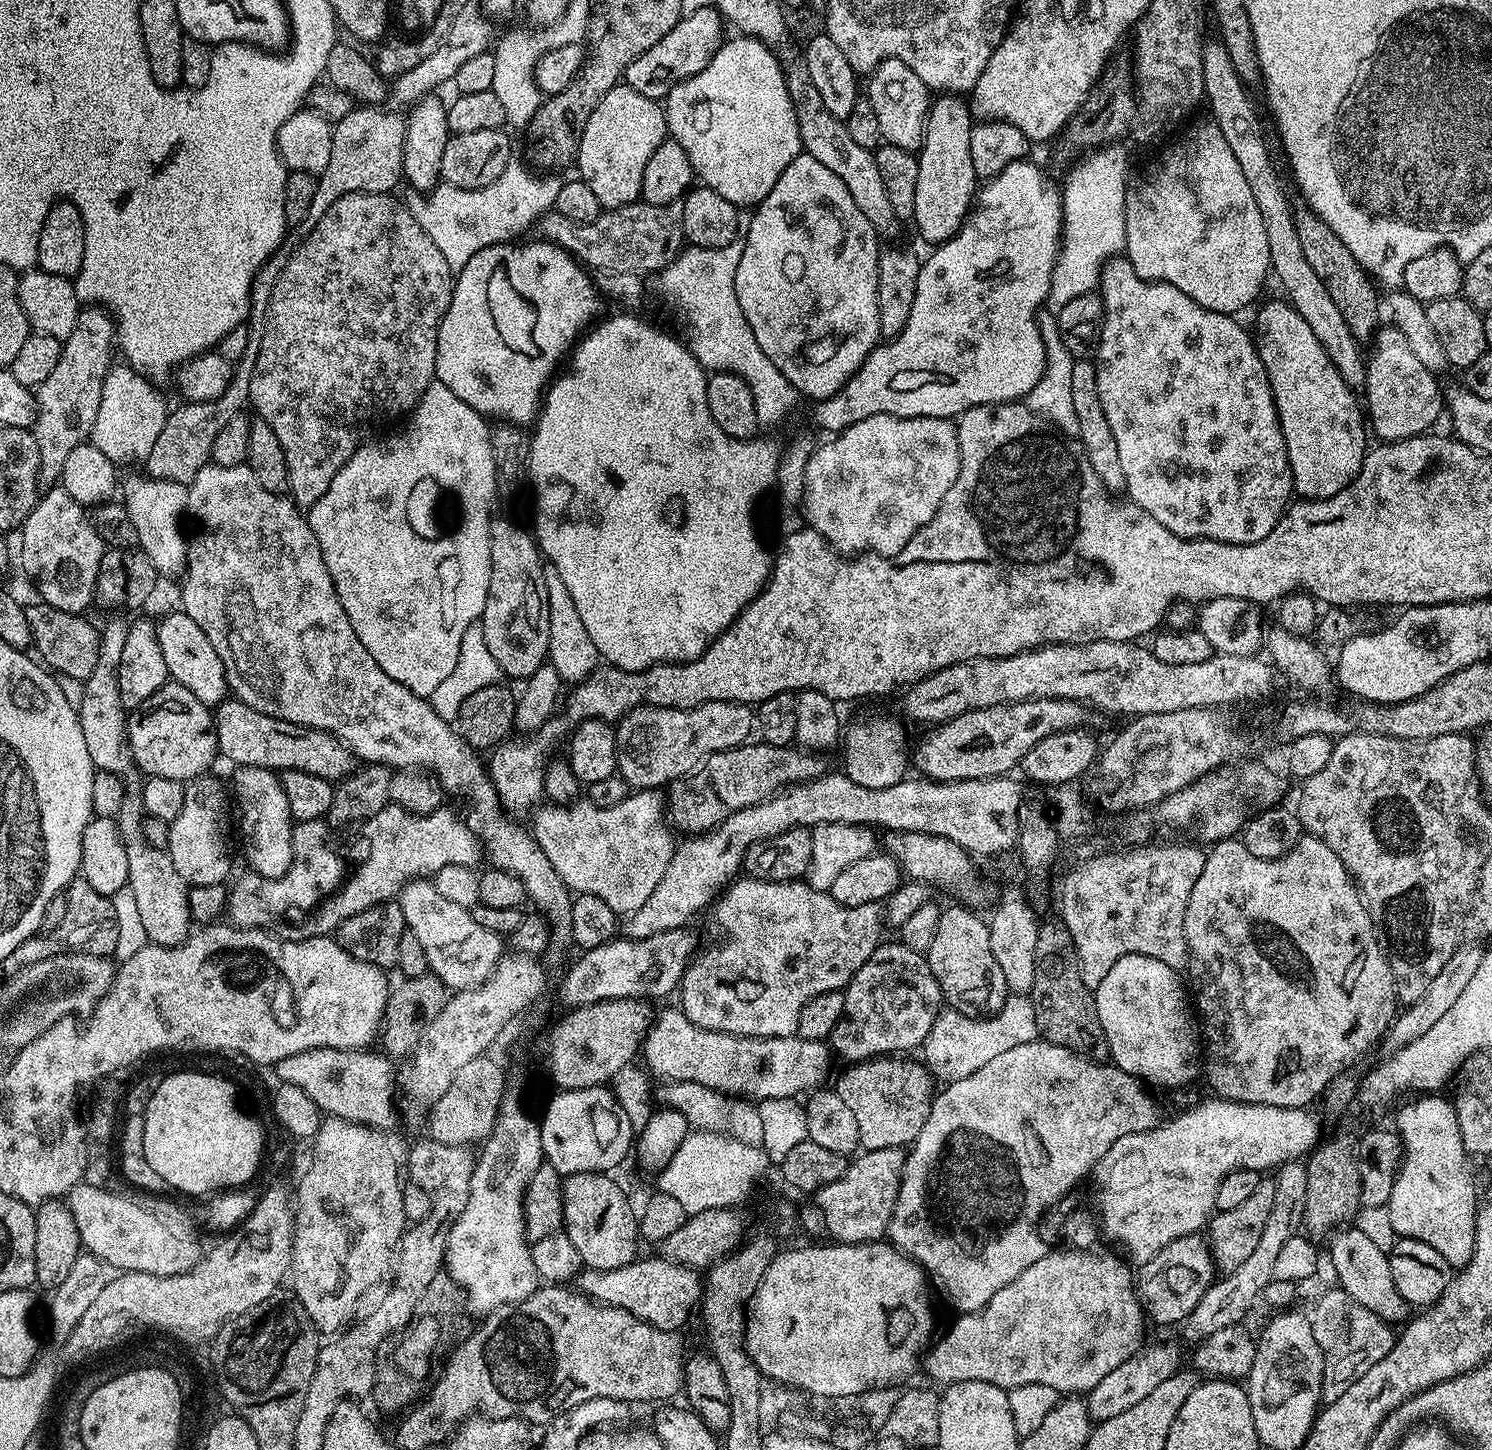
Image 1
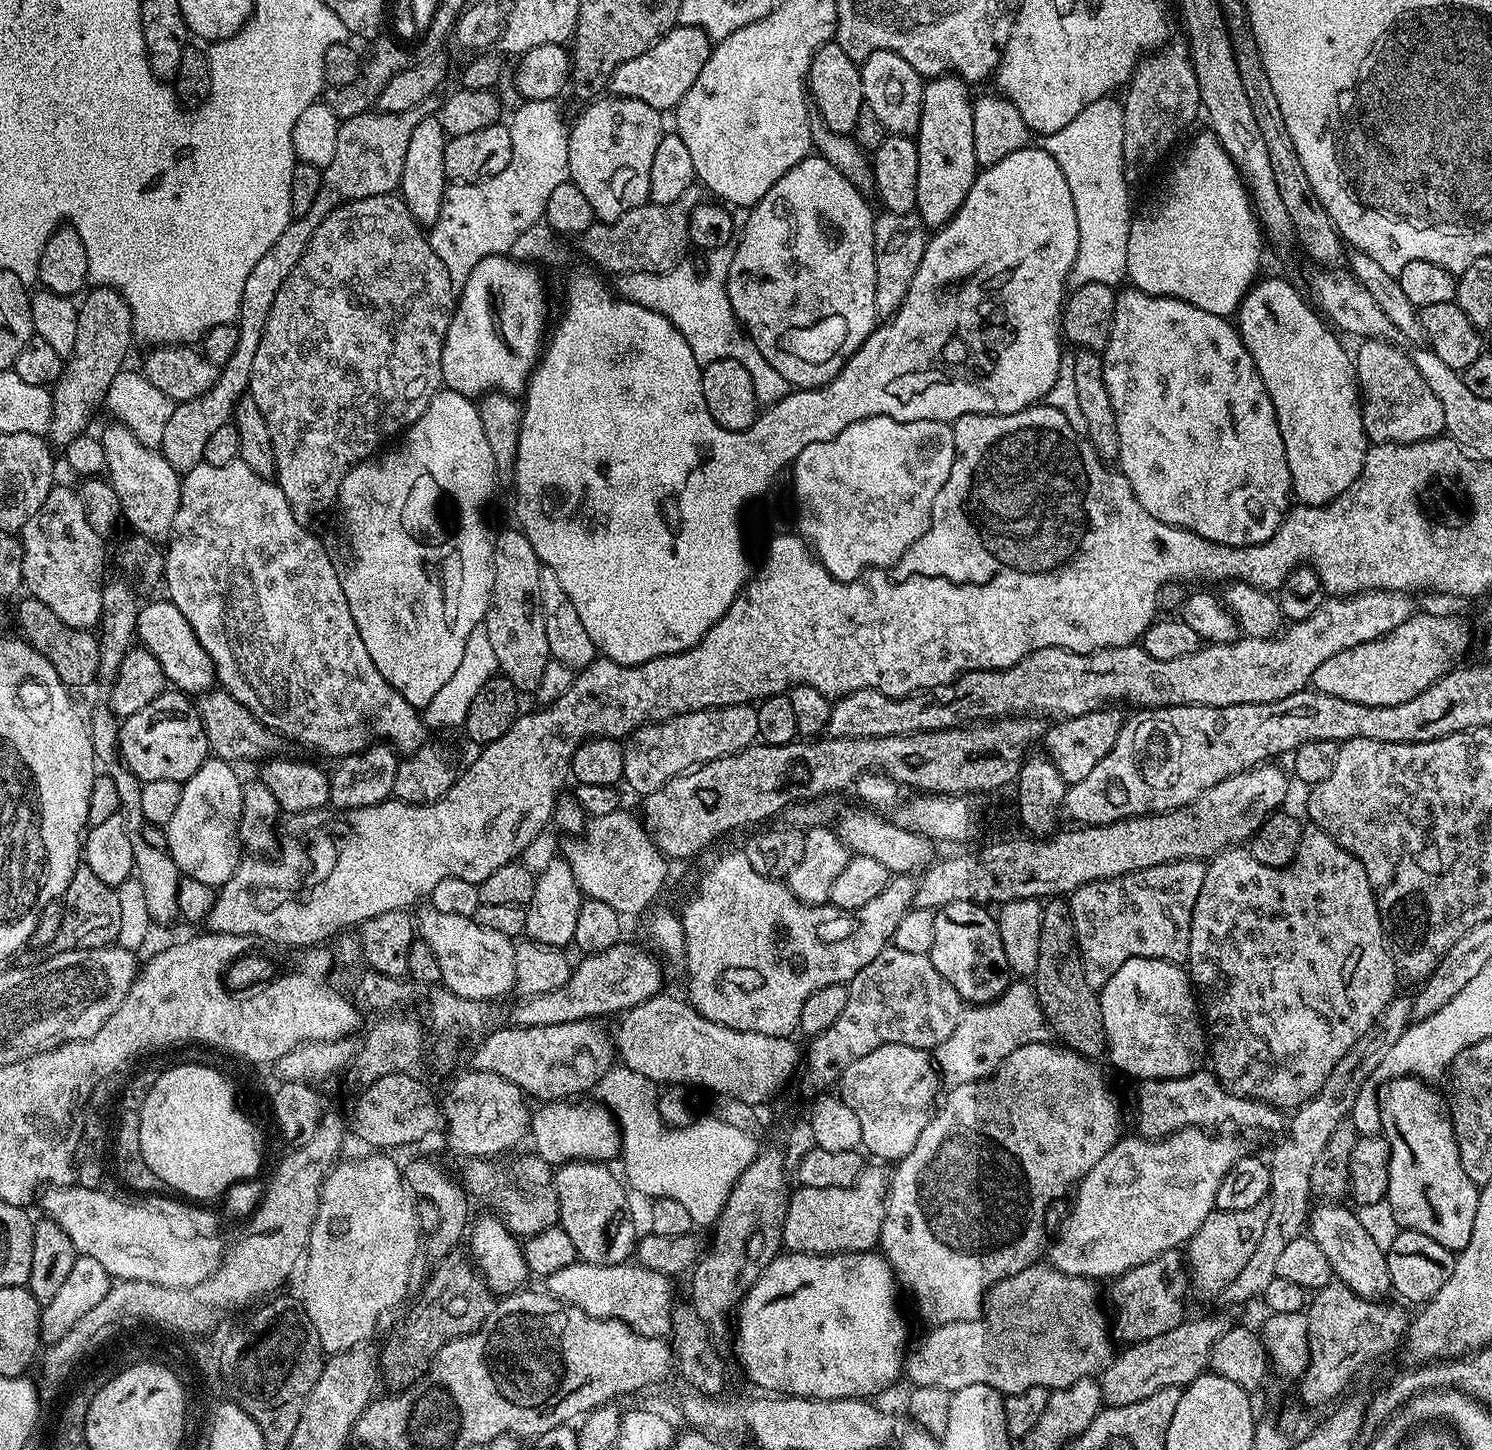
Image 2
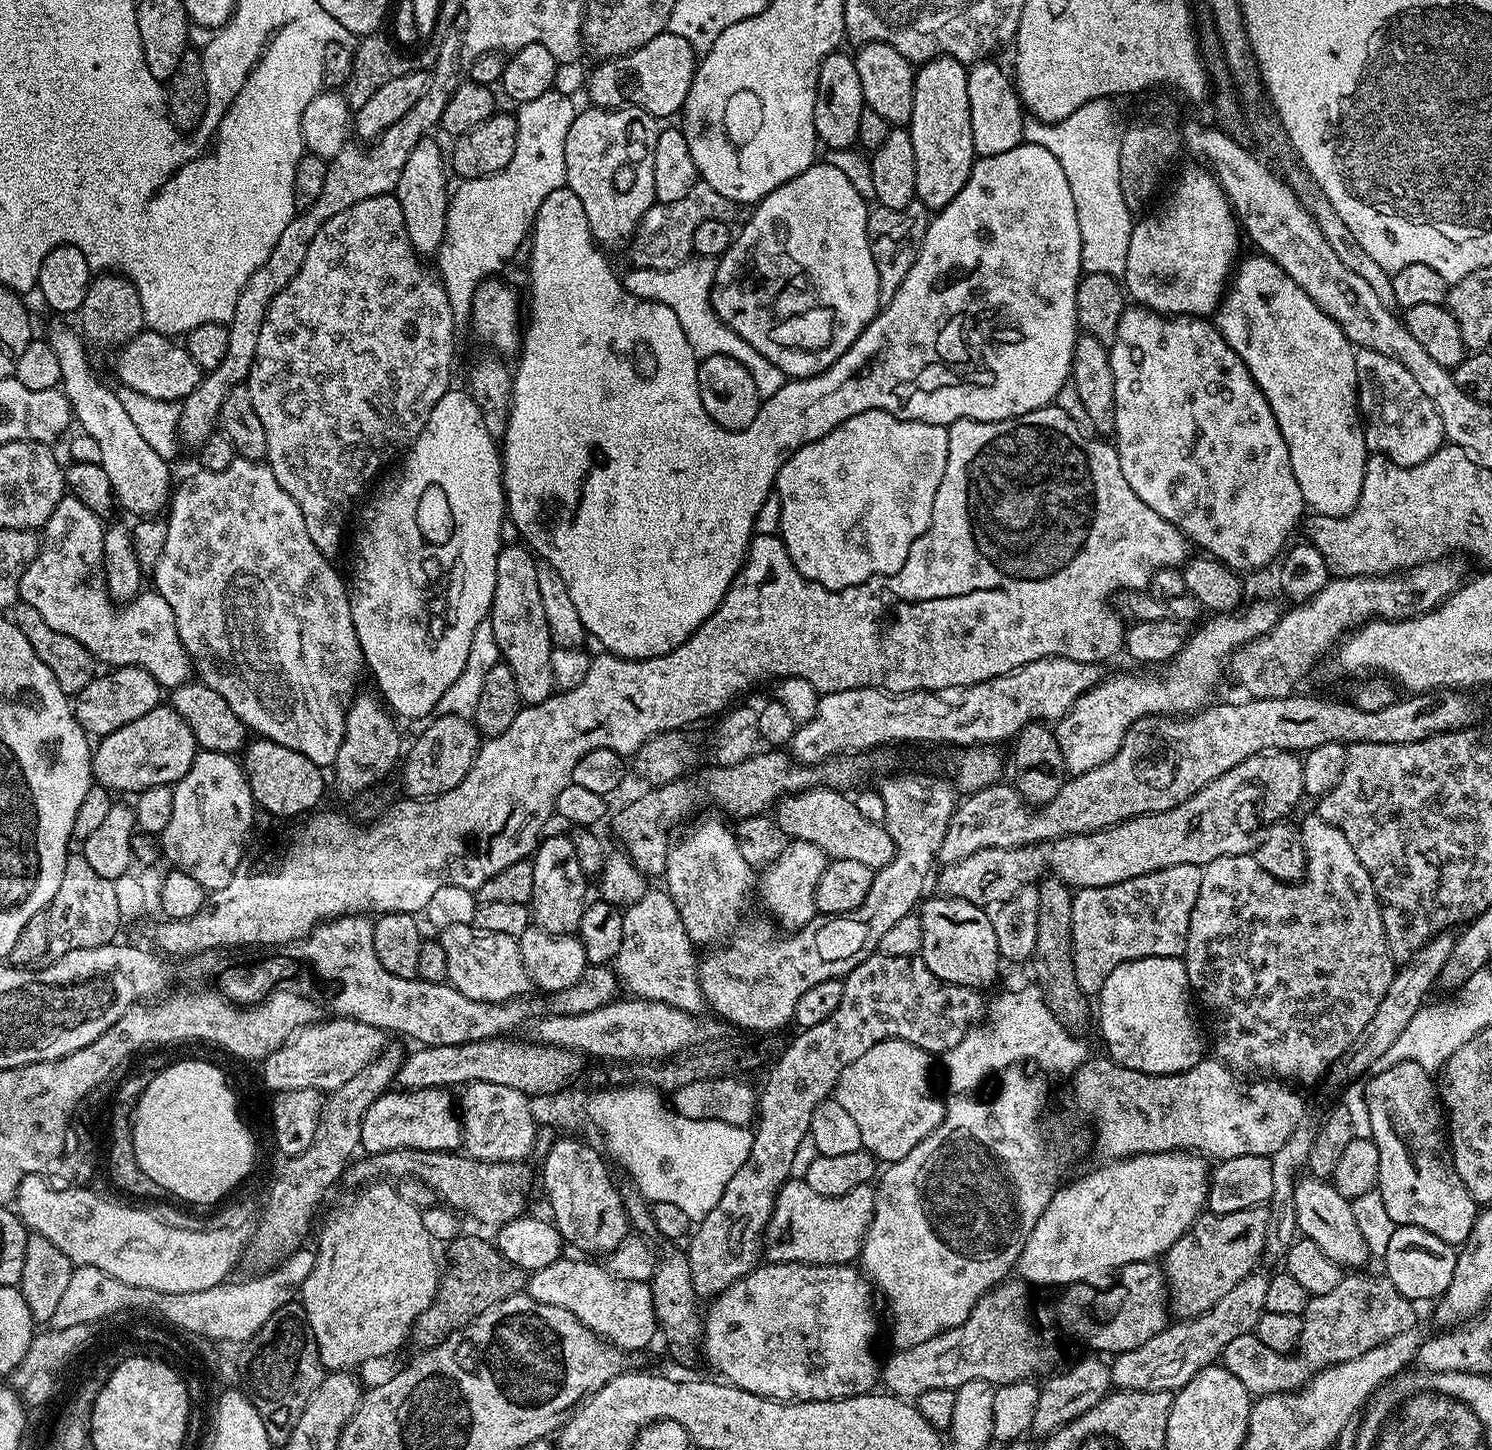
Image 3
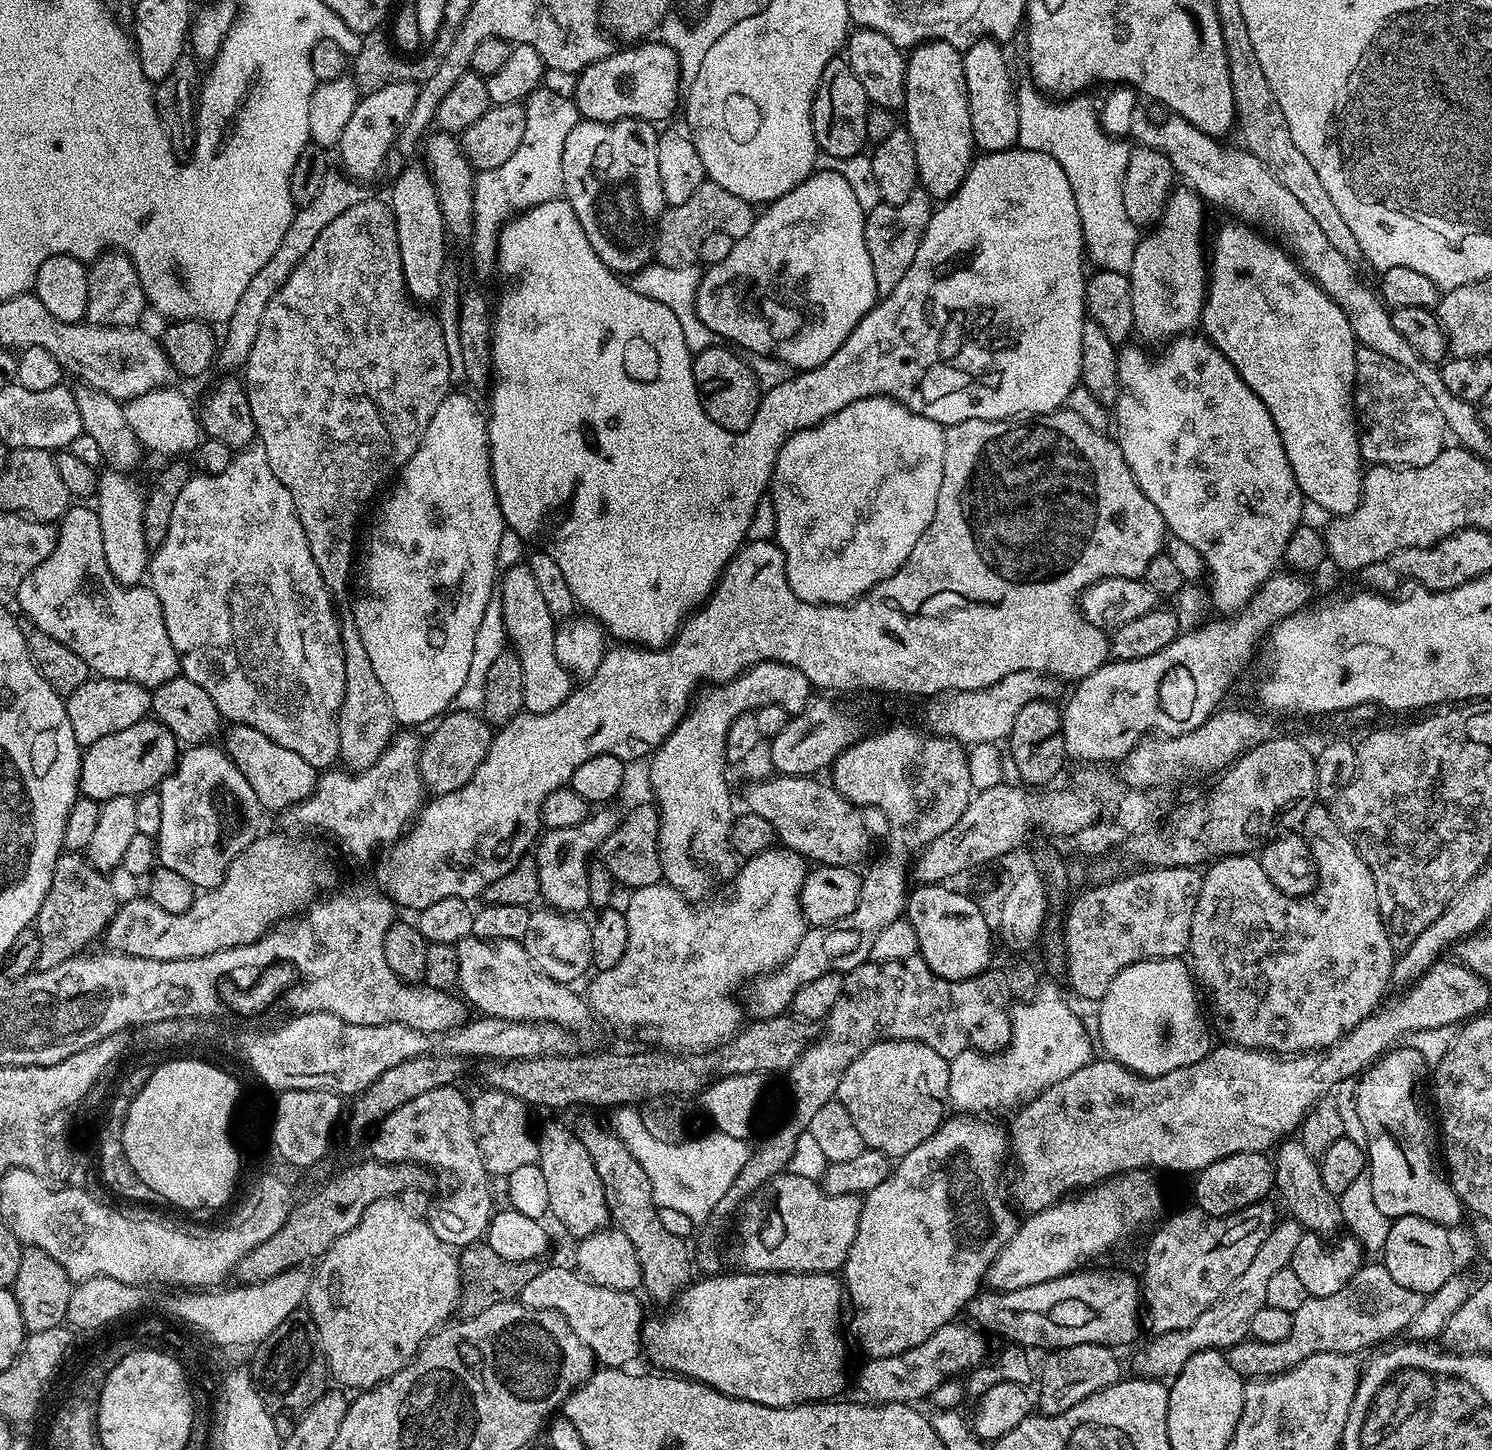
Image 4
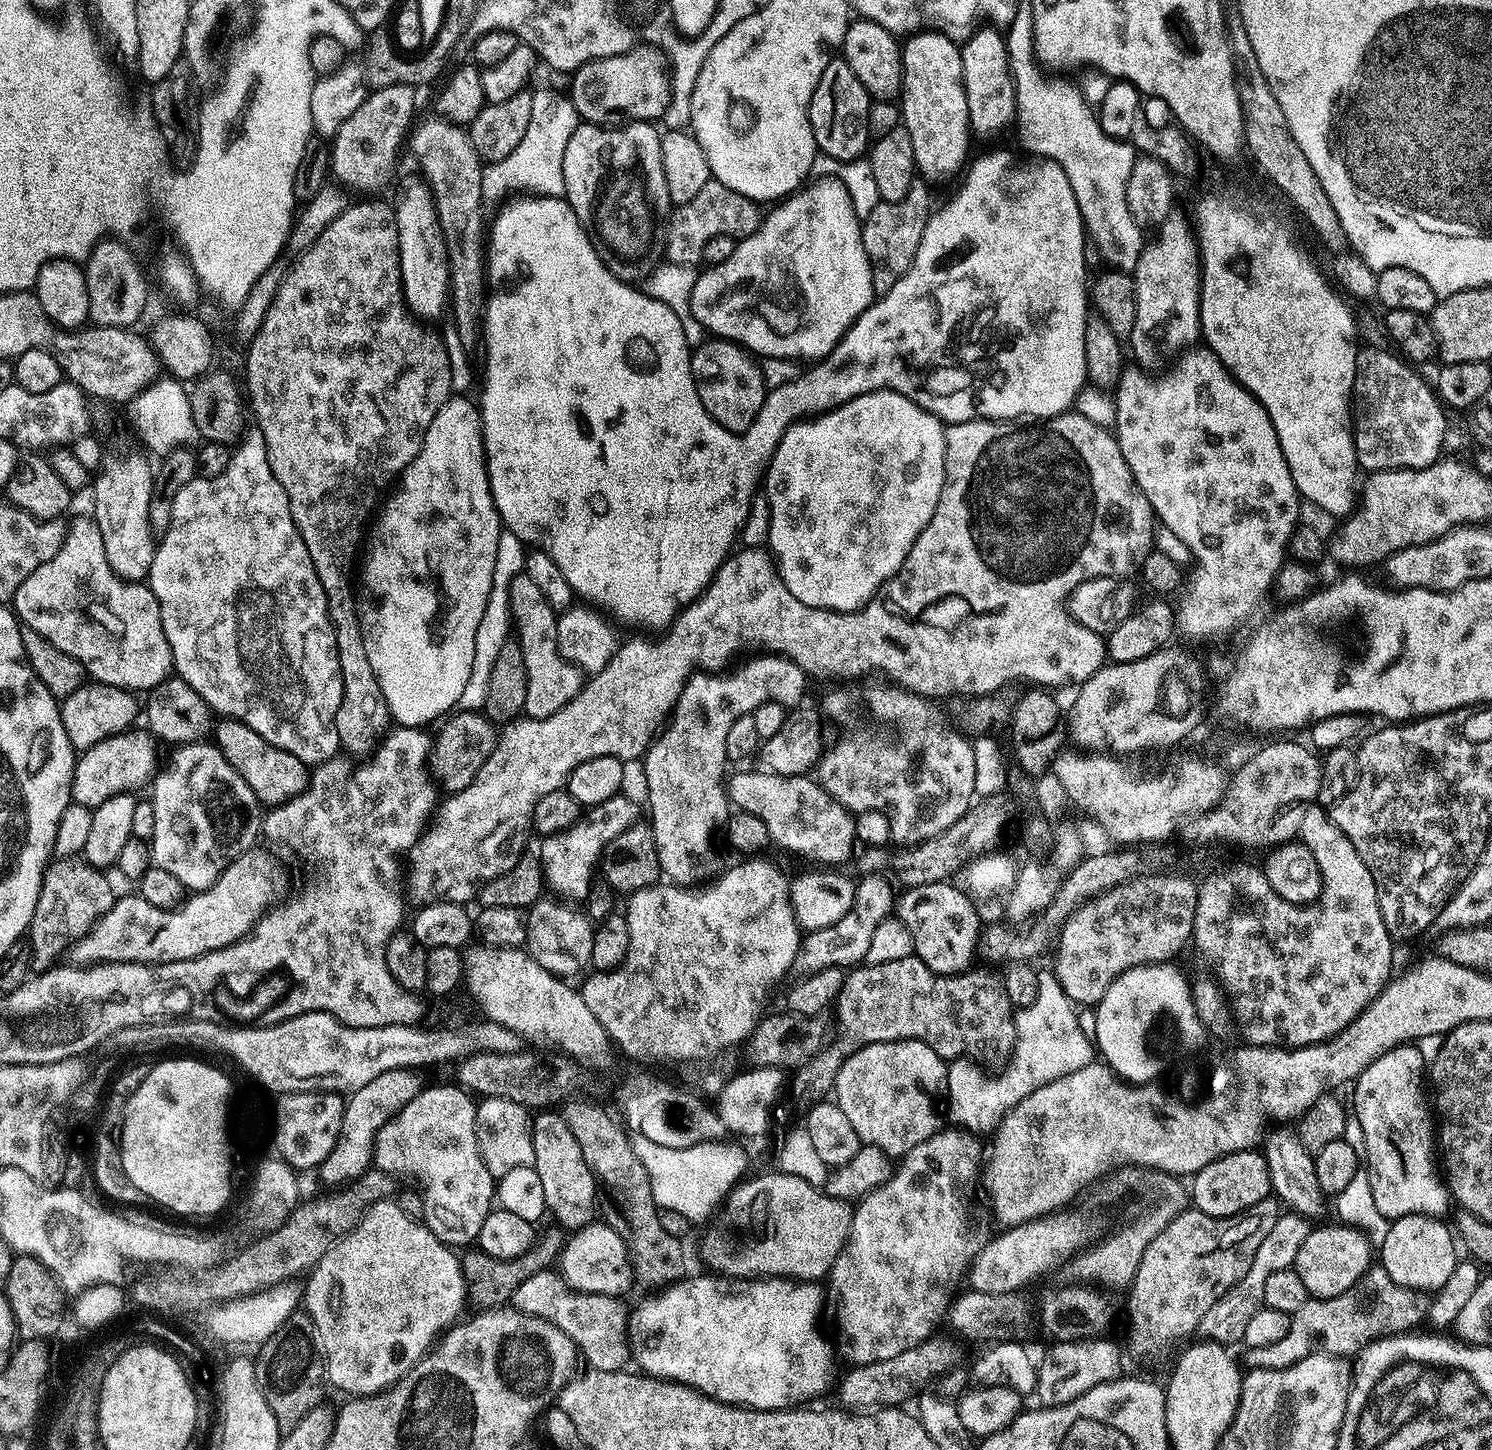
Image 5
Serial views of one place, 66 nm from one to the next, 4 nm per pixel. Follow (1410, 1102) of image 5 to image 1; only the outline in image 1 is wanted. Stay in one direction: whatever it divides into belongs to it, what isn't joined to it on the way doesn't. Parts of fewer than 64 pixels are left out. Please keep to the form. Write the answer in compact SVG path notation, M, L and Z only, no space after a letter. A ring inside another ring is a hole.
M1420 1094L1417 1100L1404 1104L1396 1112L1395 1131L1404 1145L1404 1158L1396 1173L1396 1181L1390 1190L1386 1207L1389 1210L1391 1225L1397 1237L1405 1240L1426 1242L1434 1246L1442 1258L1459 1270L1470 1262L1474 1254L1476 1209L1476 1180L1472 1177L1470 1157L1462 1142L1462 1130L1458 1130L1458 1114L1451 1099L1444 1094Z

